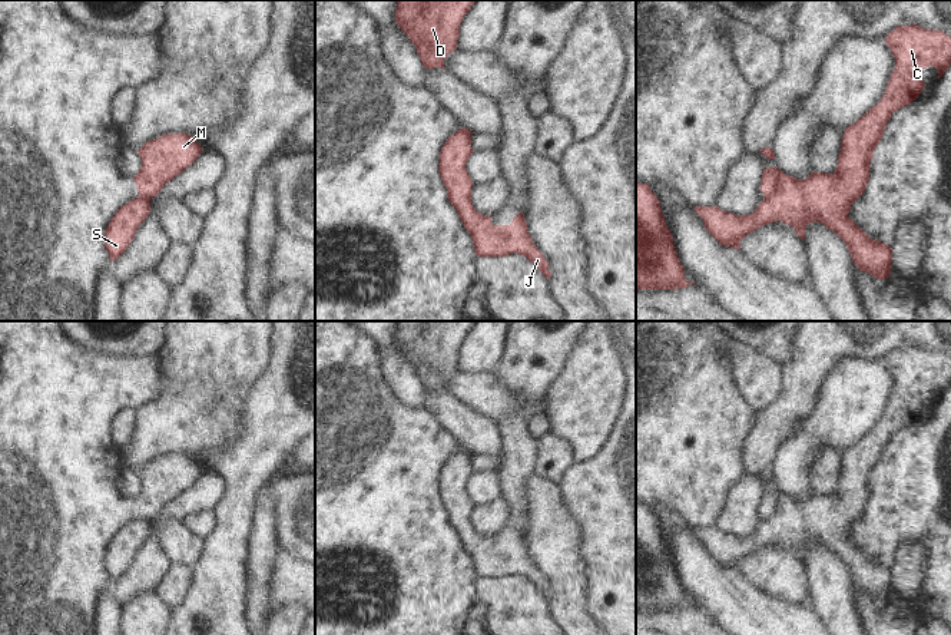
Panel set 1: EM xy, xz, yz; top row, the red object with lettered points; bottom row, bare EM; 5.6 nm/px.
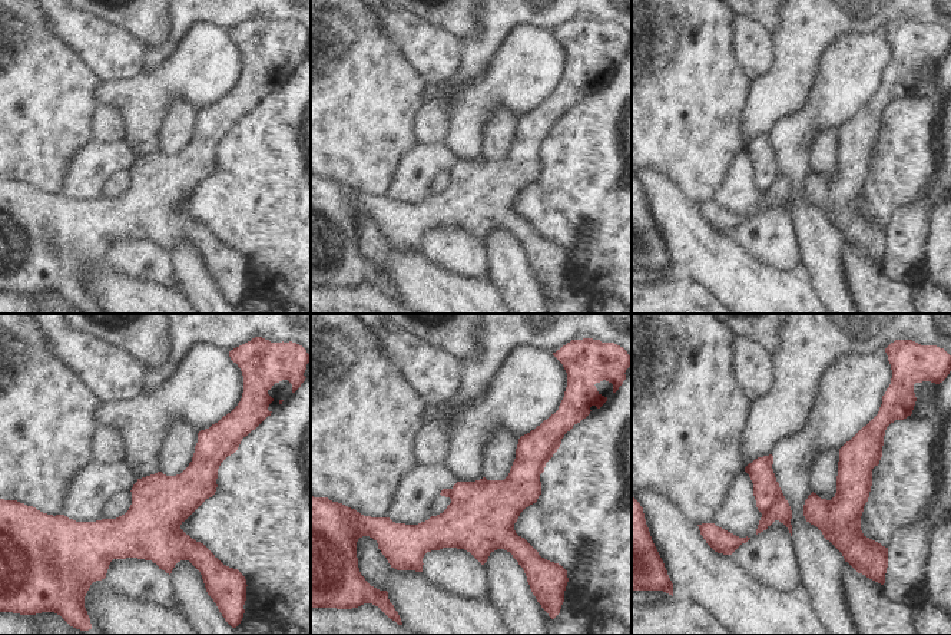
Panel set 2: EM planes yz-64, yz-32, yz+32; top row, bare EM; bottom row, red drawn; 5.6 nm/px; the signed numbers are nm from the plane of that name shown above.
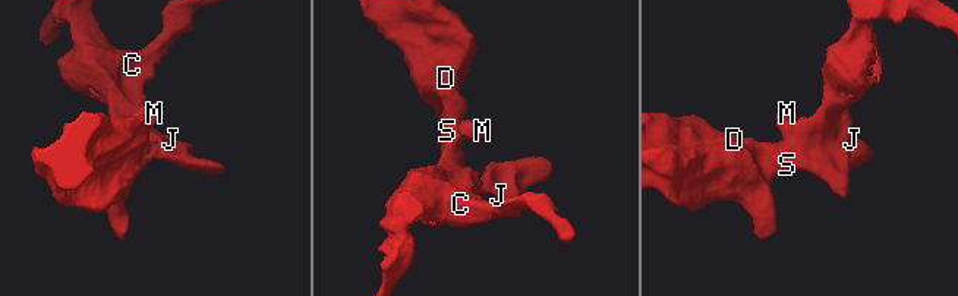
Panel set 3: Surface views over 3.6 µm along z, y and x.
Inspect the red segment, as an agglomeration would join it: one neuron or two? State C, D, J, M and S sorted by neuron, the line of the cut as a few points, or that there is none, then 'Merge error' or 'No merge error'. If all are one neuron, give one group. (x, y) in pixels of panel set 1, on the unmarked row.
Groups: C D J S / M. Split along yz (782, 493), (779, 506), (765, 519). Merge error

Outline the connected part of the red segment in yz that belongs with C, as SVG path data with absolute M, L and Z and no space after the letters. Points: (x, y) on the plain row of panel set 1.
M911 345L895 348L884 361L895 380L894 393L882 420L844 452L834 495L812 493L806 500L796 500L782 493L775 513L749 536L735 536L718 527L693 527L720 566L739 570L748 555L778 542L791 546L803 562L806 546L821 543L845 563L859 592L877 601L888 599L891 568L871 560L848 535L868 506L874 470L887 443L924 411L918 391L932 387L940 400L951 387L951 358L941 351Z

